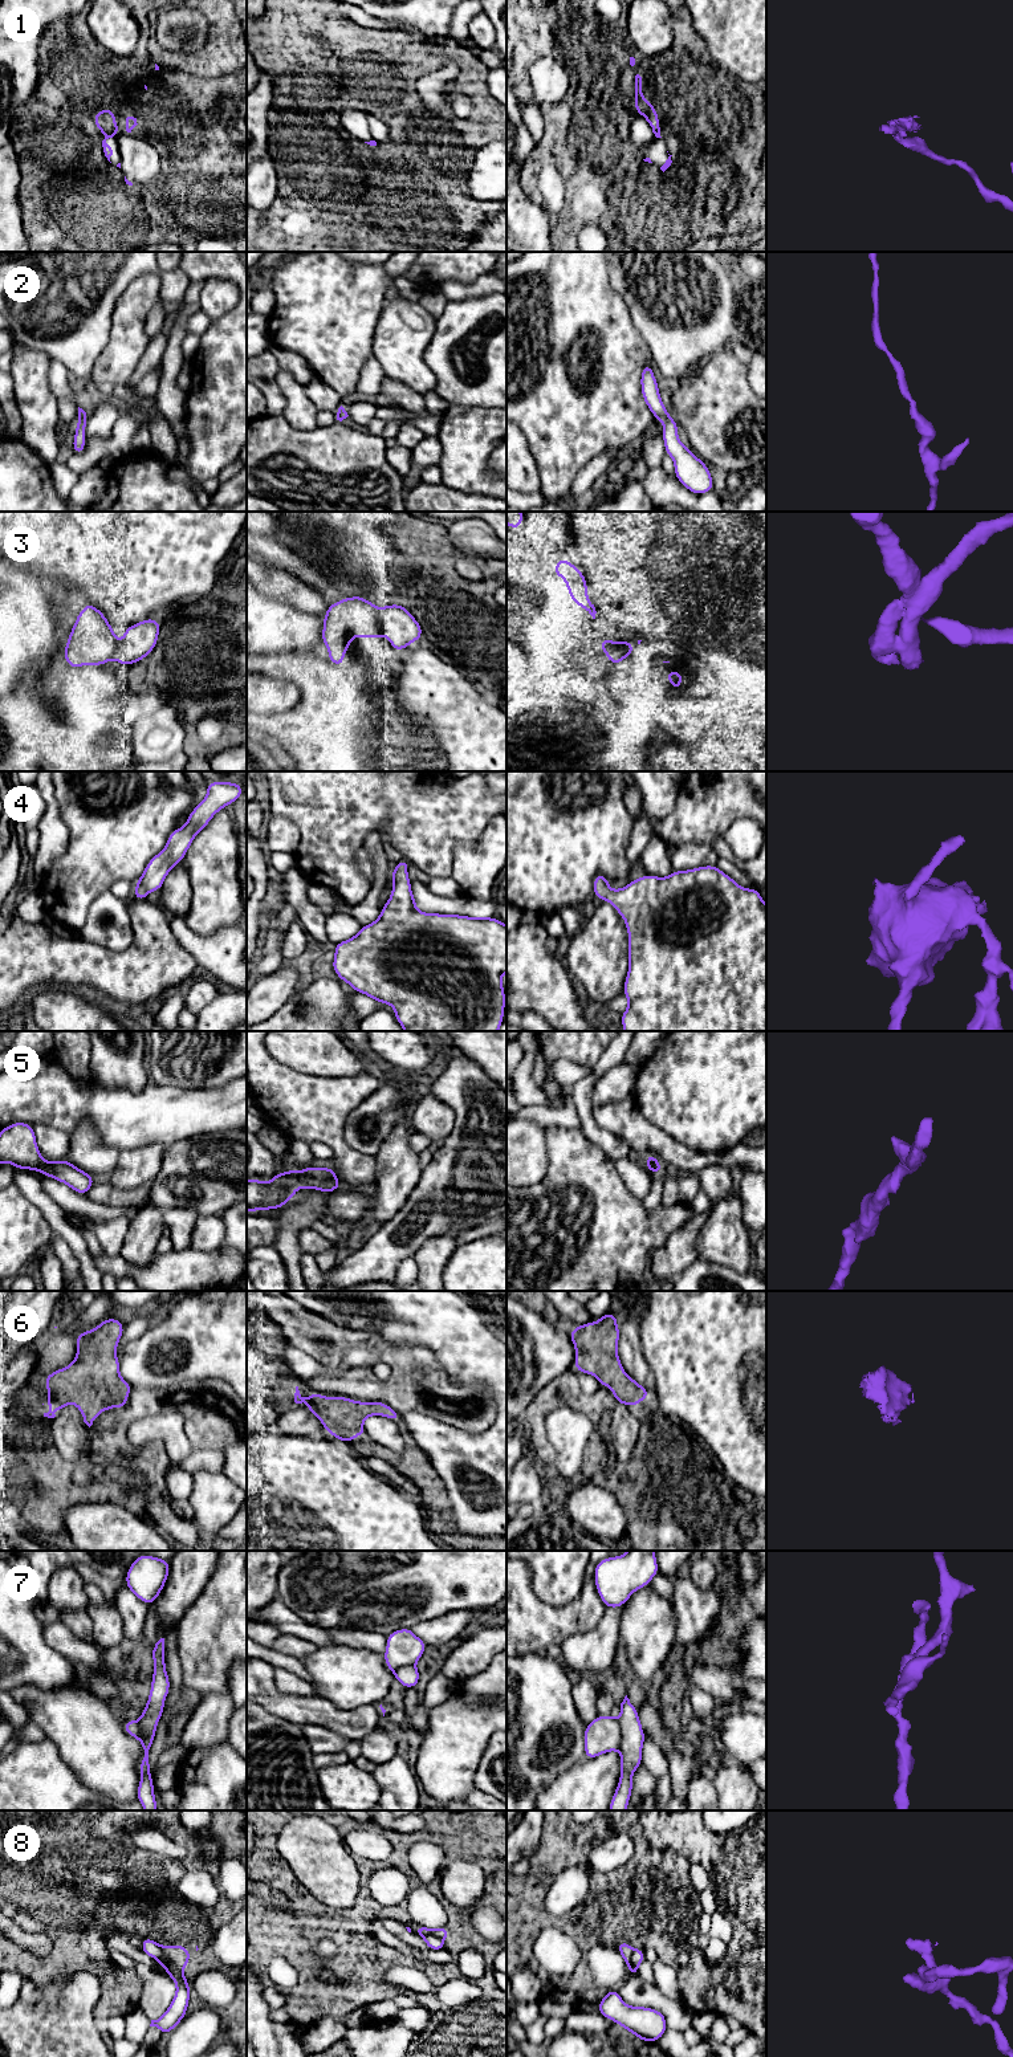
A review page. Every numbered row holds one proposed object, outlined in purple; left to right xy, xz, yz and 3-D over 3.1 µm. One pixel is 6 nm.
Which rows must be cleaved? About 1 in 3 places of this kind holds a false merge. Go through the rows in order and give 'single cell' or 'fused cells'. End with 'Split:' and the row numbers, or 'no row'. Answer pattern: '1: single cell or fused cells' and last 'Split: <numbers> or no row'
1: fused cells
2: single cell
3: single cell
4: single cell
5: single cell
6: single cell
7: fused cells
8: fused cells
Split: 1, 7, 8

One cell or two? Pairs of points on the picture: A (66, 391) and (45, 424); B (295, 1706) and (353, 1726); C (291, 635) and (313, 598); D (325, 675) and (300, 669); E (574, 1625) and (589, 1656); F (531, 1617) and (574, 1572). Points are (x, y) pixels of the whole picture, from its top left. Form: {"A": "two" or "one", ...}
{"A": "two", "B": "one", "C": "two", "D": "one", "E": "two", "F": "two"}

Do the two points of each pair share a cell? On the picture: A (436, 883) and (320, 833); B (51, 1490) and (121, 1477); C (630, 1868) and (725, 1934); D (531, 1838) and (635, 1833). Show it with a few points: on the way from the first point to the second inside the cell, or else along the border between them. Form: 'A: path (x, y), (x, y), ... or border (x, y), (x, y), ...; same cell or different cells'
A: border (450, 875), (431, 878); different cells
B: path (68, 1493), (93, 1493), (104, 1489); same cell
C: border (717, 1910), (731, 1921); different cells
D: border (544, 1824), (540, 1840); different cells

